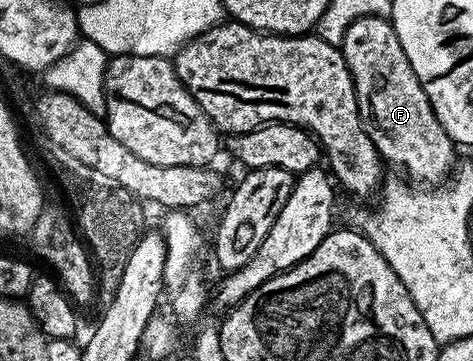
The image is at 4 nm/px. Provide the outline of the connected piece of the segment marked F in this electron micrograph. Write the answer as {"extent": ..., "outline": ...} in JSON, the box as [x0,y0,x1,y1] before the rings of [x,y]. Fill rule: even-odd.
{"extent":[342,16,457,186],"outline":[[[386,16],[358,18],[354,26],[346,30],[342,51],[354,82],[360,117],[381,161],[401,168],[409,181],[420,186],[436,186],[447,181],[457,163],[457,145],[446,134],[442,122],[438,122],[430,98],[426,98],[426,90],[422,90],[422,82],[418,82],[418,74],[414,74],[414,66],[410,66],[410,58],[406,58],[406,50],[402,50],[402,42],[398,42],[391,19]]]}

